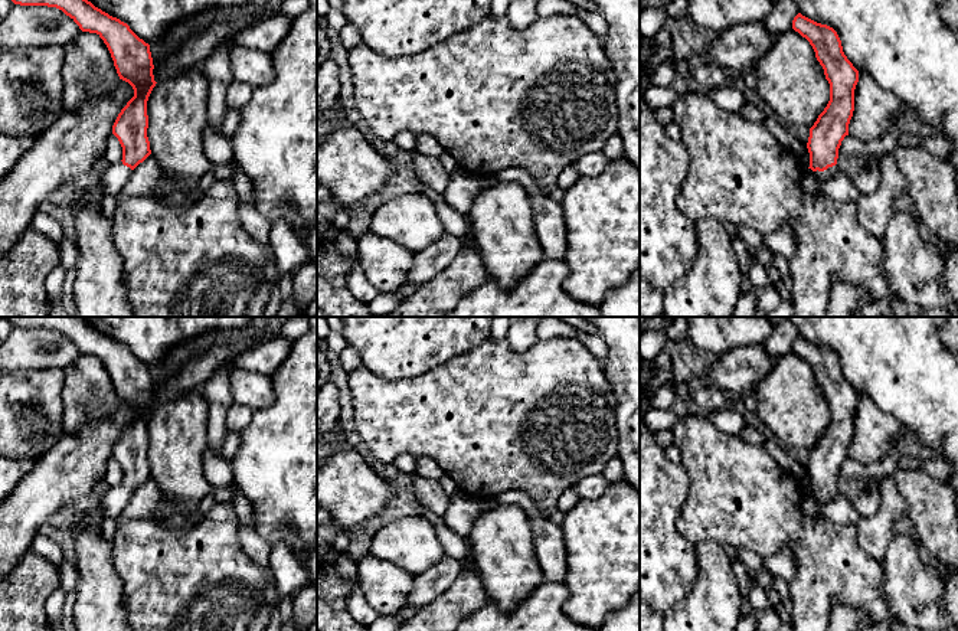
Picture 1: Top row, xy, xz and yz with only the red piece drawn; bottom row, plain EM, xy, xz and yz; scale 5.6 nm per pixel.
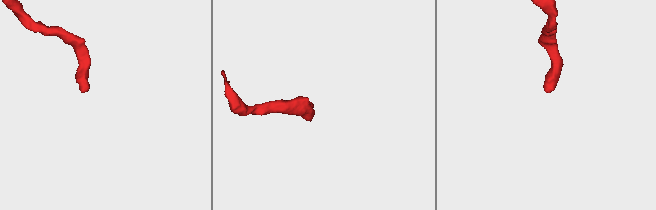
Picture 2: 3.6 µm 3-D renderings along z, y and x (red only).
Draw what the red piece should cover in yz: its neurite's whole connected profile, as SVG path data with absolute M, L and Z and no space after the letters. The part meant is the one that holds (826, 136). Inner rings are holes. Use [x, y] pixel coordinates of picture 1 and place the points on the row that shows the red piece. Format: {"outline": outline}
{"outline": "M798 13L792 20L792 29L810 42L830 84L830 101L810 128L807 143L808 169L821 183L838 171L838 148L844 137L849 135L859 71L844 55L841 40L833 27Z"}

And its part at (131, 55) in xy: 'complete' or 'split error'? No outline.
split error

